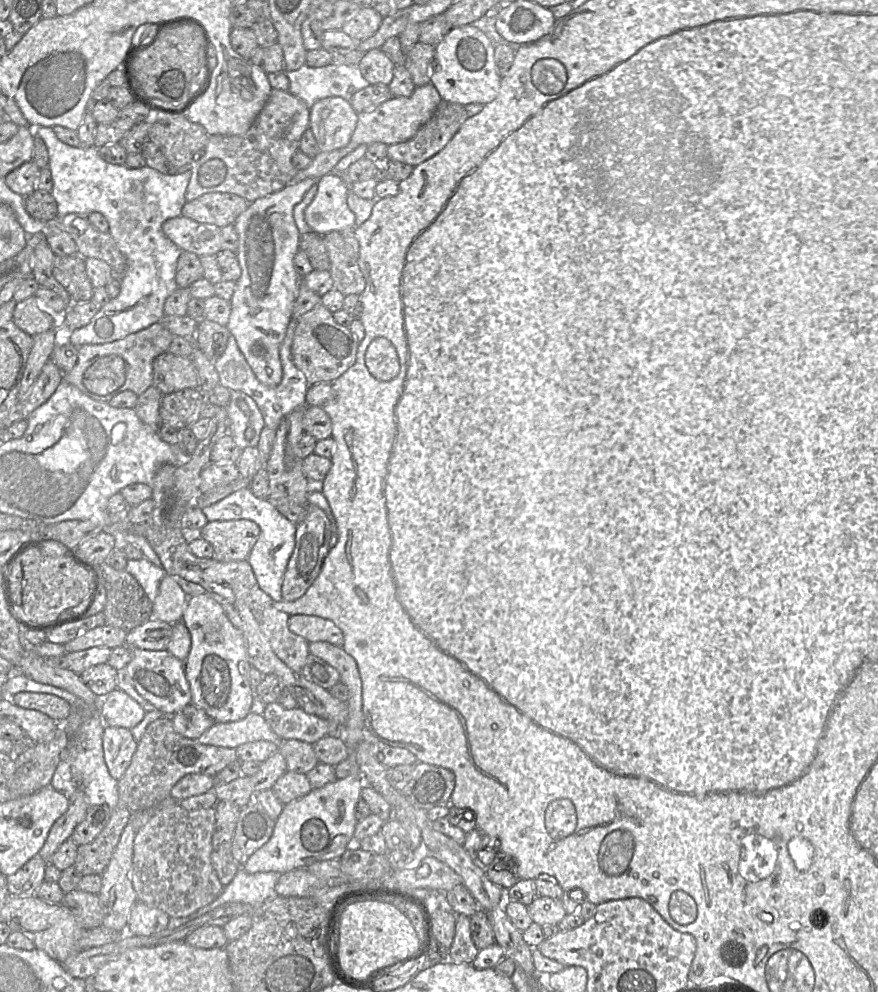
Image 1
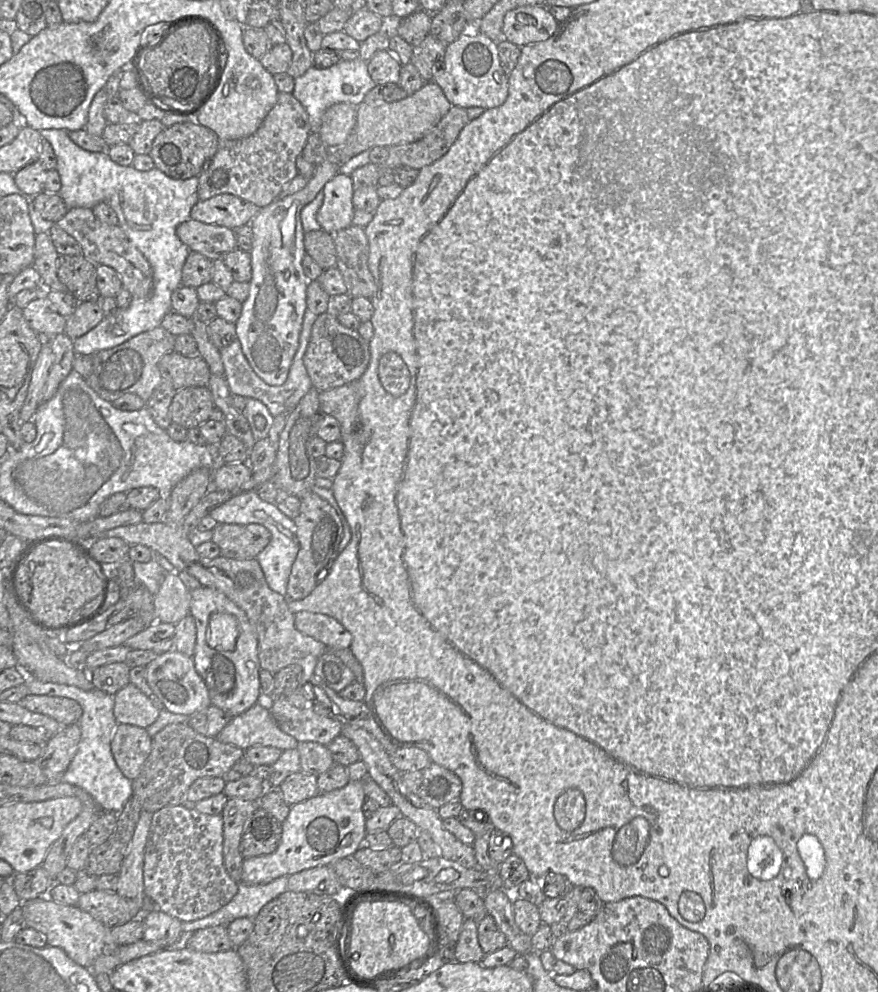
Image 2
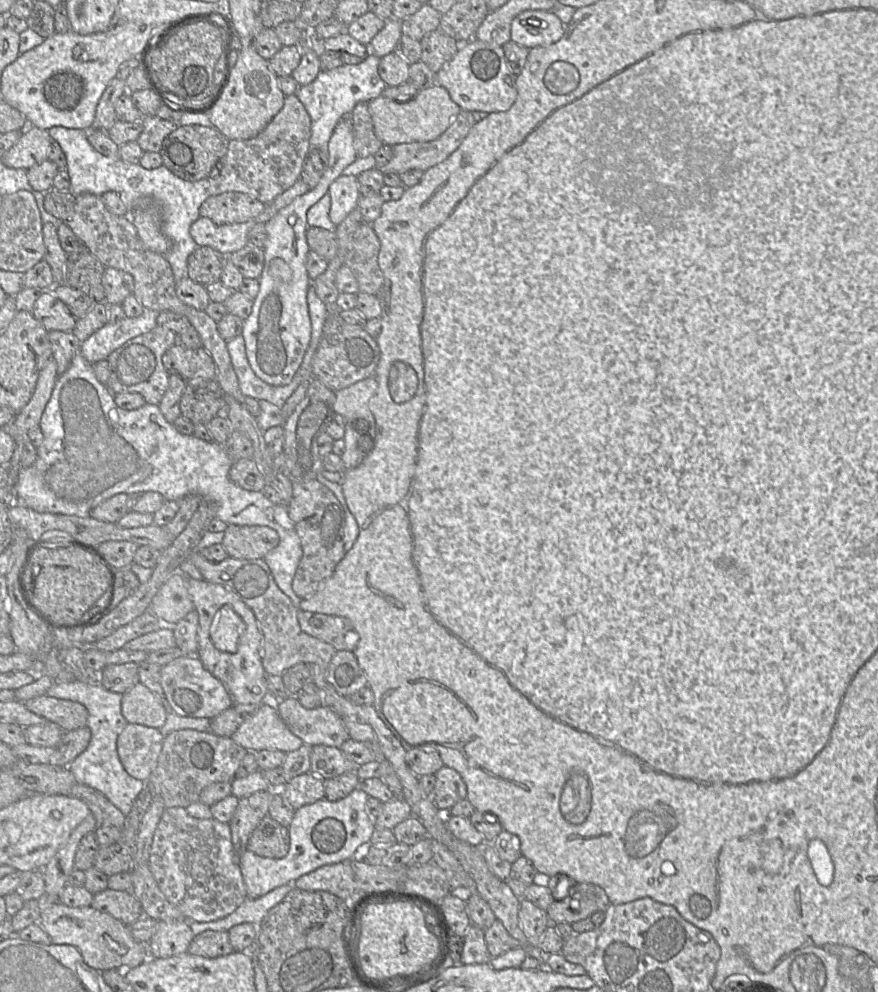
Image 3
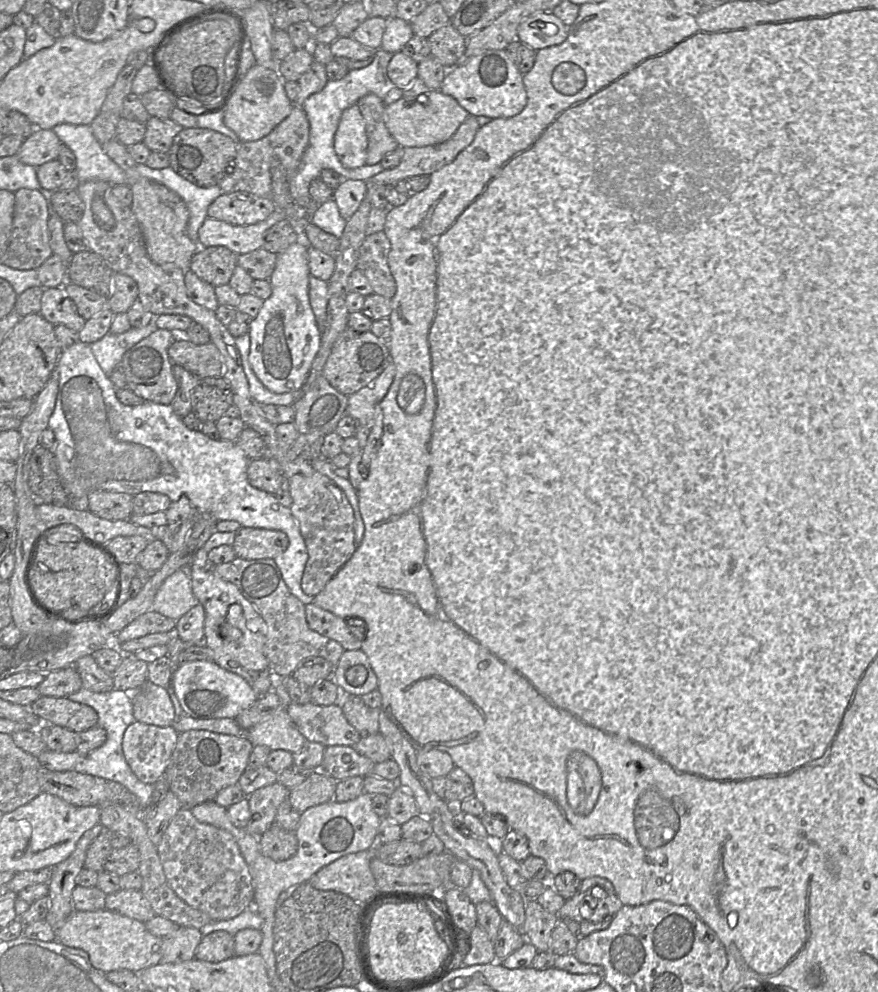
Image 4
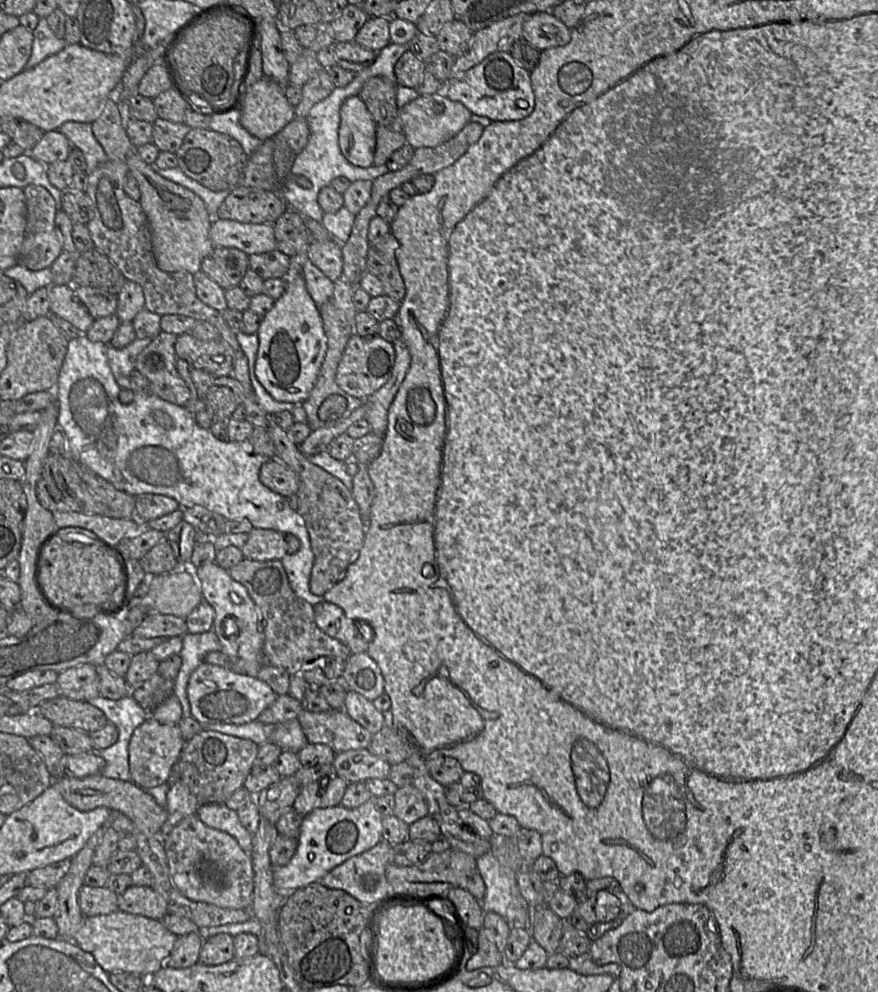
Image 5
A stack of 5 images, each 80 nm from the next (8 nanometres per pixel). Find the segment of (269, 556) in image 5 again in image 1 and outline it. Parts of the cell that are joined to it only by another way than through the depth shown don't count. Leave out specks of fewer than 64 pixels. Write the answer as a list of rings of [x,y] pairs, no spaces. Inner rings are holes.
[[[246,519],[208,522],[201,530],[201,538],[209,542],[214,550],[213,559],[228,562],[247,559],[260,535],[259,526]]]

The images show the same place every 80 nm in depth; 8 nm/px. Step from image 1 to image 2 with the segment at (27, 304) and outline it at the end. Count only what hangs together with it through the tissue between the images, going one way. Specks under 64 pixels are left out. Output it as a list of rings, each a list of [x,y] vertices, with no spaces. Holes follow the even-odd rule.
[[[36,298],[22,312],[29,326],[43,338],[64,333],[67,317],[61,315],[48,298]]]

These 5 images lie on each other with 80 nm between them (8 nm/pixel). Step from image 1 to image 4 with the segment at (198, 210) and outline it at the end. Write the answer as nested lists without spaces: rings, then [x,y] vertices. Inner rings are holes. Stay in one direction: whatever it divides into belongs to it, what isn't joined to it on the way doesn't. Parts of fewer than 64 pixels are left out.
[[[238,191],[216,198],[208,207],[207,217],[235,225],[250,225],[267,219],[276,209],[272,199]]]

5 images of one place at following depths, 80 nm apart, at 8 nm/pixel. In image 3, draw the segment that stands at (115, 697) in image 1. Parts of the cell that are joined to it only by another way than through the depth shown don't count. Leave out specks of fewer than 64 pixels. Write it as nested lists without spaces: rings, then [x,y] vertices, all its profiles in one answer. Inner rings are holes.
[[[141,683],[122,695],[121,712],[128,724],[156,729],[160,729],[167,718],[161,700]]]

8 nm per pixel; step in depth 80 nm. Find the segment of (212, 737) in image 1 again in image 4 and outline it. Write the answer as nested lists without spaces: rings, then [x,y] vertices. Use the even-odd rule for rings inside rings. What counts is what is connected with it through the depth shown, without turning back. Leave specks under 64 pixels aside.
[[[279,709],[252,726],[245,737],[253,746],[267,746],[271,750],[298,751],[307,741],[286,712]]]

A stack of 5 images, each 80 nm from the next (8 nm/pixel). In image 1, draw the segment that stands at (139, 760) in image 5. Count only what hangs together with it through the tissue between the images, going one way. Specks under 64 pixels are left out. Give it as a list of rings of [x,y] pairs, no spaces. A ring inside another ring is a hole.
[[[106,727],[102,737],[103,754],[109,774],[120,780],[129,767],[137,749],[131,730],[118,727]]]

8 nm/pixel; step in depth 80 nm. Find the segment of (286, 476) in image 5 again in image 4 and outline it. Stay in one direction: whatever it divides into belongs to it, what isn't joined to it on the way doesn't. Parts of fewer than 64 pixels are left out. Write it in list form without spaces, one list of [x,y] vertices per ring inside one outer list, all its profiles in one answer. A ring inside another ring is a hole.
[[[252,459],[247,468],[248,482],[255,488],[275,494],[287,489],[287,481],[275,460]]]

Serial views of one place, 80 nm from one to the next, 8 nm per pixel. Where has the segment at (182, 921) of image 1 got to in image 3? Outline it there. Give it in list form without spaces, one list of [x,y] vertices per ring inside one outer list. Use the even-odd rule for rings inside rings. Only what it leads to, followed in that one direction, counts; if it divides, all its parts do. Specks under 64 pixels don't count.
[[[294,883],[279,886],[262,897],[256,899],[247,897],[233,913],[224,918],[209,922],[189,921],[187,924],[195,936],[206,930],[228,931],[241,923],[258,925],[268,911],[279,904],[294,888],[296,888]]]

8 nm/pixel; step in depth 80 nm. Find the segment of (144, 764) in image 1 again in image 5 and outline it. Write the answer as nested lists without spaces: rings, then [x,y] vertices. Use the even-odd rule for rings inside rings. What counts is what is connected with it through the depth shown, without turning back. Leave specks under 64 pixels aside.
[[[203,730],[185,741],[168,779],[169,785],[181,781],[187,785],[200,805],[225,803],[233,792],[243,787],[254,765],[259,745],[252,740],[239,738],[218,731]]]

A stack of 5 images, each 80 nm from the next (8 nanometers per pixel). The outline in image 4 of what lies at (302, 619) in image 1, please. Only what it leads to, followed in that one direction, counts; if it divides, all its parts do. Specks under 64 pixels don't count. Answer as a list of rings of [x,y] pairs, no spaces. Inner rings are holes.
[[[314,603],[307,604],[305,612],[308,626],[315,632],[335,640],[345,650],[361,649],[364,635],[363,632],[359,634],[355,620],[351,623],[352,628],[346,619],[324,610]]]

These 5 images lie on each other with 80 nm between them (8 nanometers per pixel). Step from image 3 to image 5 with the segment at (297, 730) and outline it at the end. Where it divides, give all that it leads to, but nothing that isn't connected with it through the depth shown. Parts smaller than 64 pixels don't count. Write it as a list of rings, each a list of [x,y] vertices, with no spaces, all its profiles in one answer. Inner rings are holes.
[[[303,709],[297,720],[309,743],[328,745],[335,753],[367,749],[373,738],[342,709],[319,713]]]

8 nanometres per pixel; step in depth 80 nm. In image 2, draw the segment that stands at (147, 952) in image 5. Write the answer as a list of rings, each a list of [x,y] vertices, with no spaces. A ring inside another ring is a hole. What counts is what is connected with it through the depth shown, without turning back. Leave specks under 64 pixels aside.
[[[38,897],[23,901],[20,908],[27,927],[45,935],[47,946],[63,949],[74,962],[83,967],[87,968],[98,957],[112,954],[119,947],[112,939],[110,928],[77,906],[62,905],[48,897]]]

